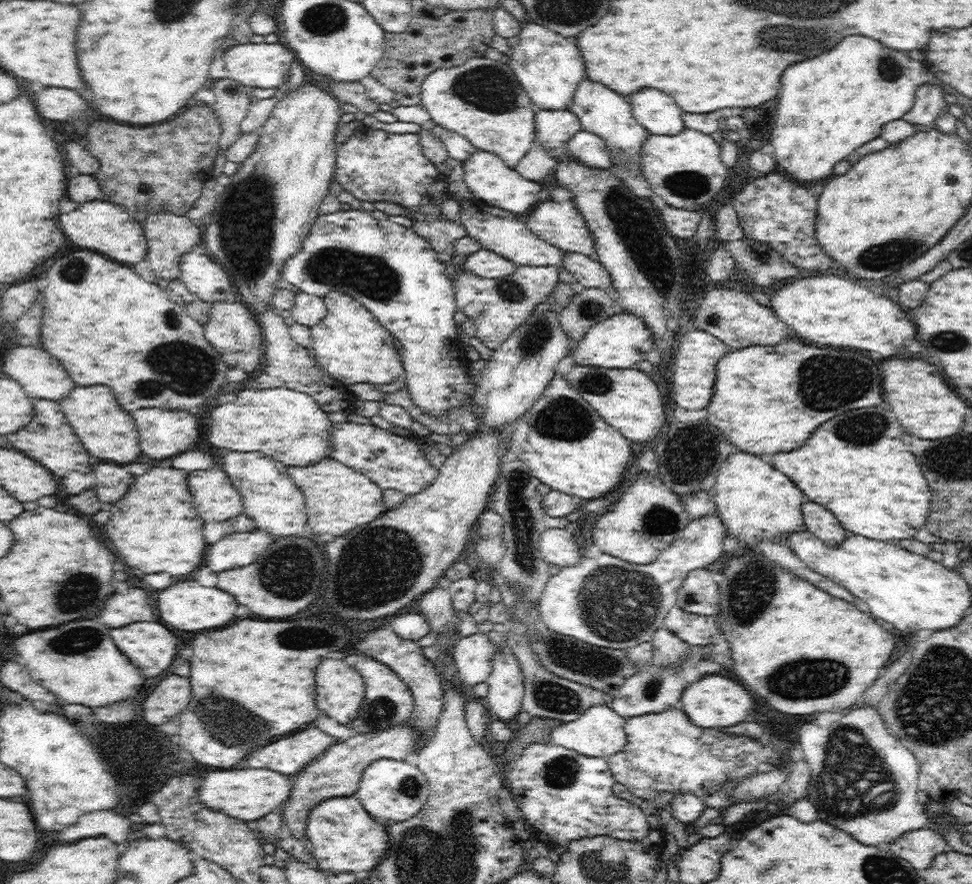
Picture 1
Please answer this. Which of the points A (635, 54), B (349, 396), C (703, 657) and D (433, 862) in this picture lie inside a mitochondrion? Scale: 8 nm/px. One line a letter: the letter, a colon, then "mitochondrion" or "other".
A: other
B: other
C: mitochondrion
D: mitochondrion

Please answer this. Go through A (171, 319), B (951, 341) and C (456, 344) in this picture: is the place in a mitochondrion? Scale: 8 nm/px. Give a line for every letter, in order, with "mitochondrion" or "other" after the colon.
A: mitochondrion
B: mitochondrion
C: other

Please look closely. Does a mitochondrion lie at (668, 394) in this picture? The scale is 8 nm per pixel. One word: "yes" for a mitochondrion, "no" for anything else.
no

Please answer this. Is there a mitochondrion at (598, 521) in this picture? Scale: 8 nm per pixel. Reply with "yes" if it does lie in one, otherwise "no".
no

